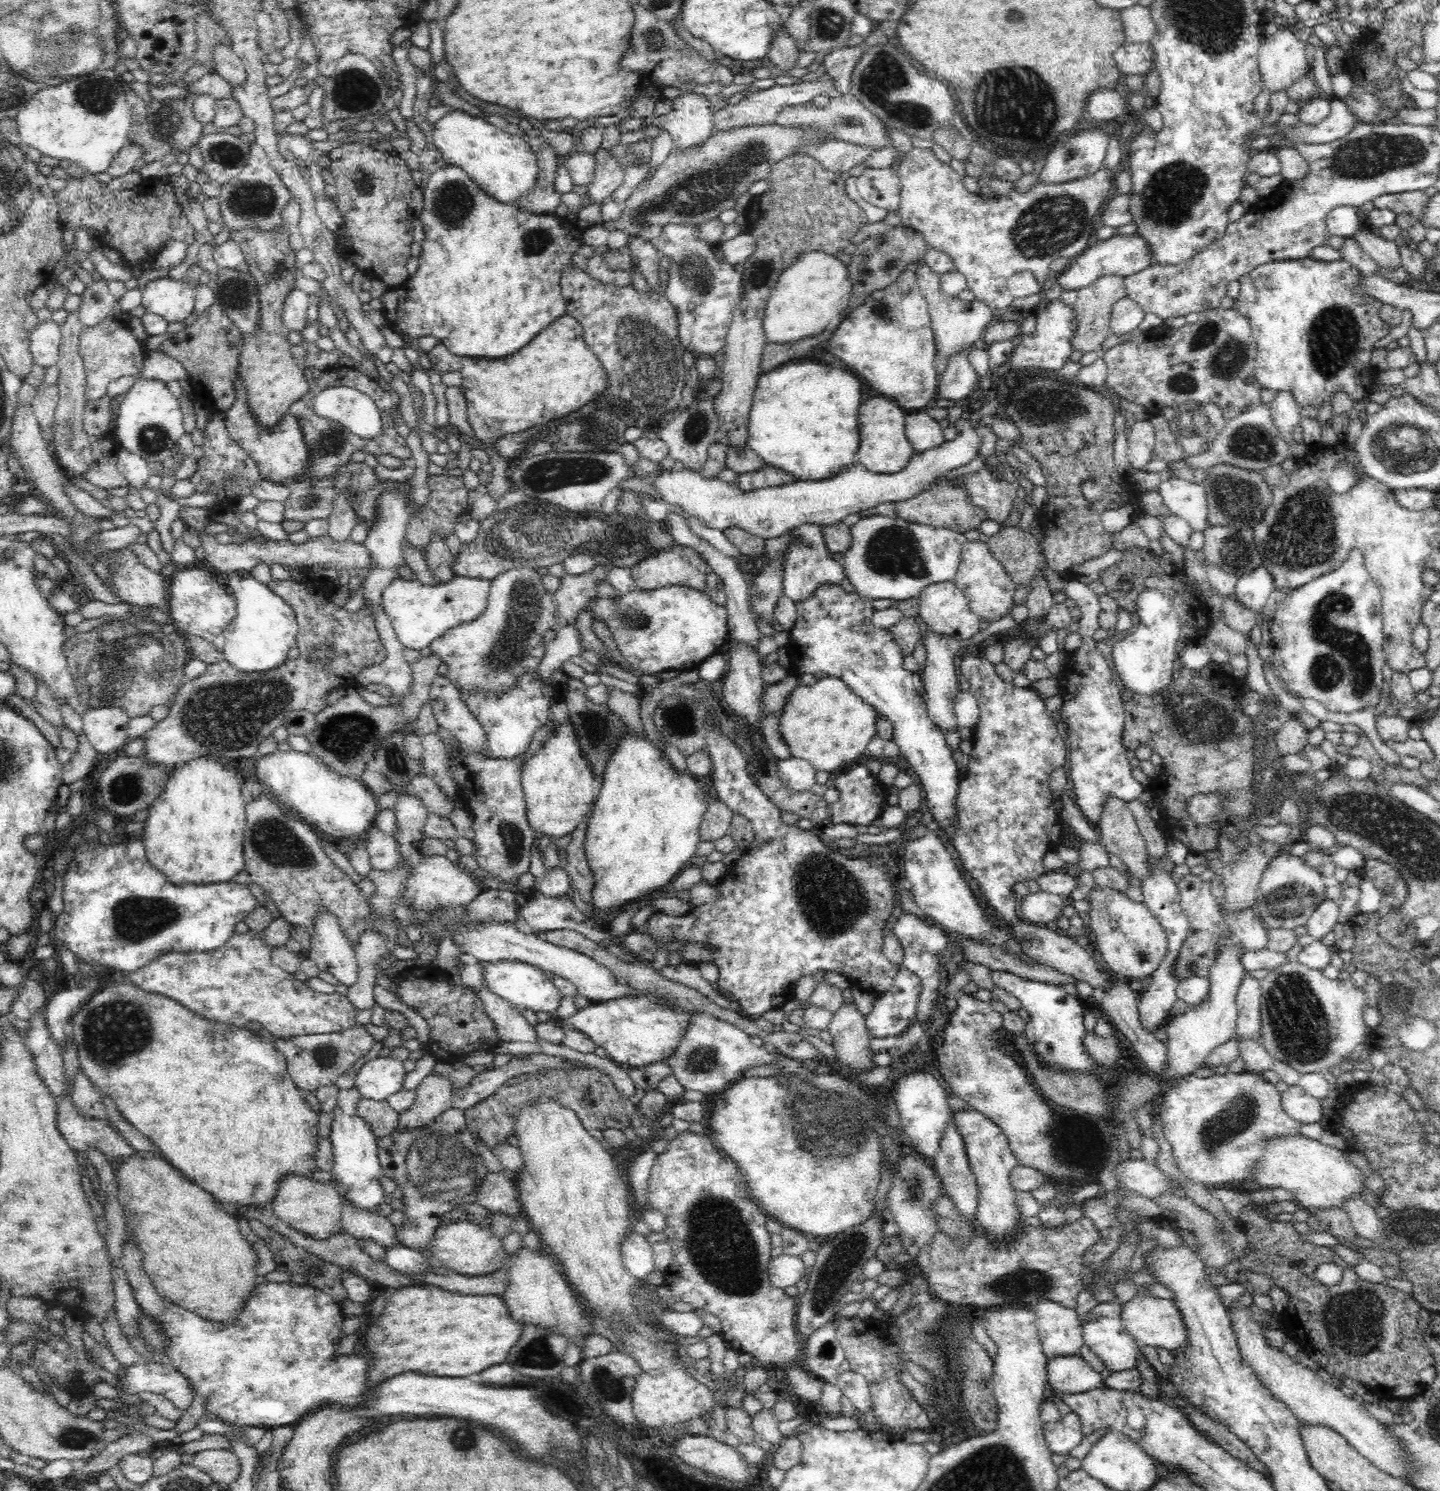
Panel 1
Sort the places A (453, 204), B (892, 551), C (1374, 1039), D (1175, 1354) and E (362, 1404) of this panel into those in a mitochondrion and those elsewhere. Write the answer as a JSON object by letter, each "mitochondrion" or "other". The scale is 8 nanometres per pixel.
{"A":"mitochondrion","B":"mitochondrion","C":"other","D":"other","E":"other"}

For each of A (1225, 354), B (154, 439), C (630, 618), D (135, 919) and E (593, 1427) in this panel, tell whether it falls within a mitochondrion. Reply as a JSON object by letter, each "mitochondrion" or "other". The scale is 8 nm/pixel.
{"A":"mitochondrion","B":"mitochondrion","C":"mitochondrion","D":"mitochondrion","E":"other"}

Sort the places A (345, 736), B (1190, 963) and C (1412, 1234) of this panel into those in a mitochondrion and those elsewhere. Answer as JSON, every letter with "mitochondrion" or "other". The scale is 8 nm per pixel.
{"A":"mitochondrion","B":"mitochondrion","C":"mitochondrion"}

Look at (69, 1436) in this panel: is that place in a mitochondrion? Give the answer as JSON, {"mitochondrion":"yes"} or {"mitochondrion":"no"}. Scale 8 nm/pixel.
{"mitochondrion":"yes"}

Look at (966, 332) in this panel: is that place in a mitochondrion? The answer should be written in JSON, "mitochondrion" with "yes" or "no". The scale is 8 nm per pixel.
{"mitochondrion":"no"}

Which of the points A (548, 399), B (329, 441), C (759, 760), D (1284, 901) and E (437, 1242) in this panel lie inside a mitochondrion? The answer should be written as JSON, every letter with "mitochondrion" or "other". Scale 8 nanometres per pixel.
{"A":"other","B":"mitochondrion","C":"mitochondrion","D":"mitochondrion","E":"other"}

